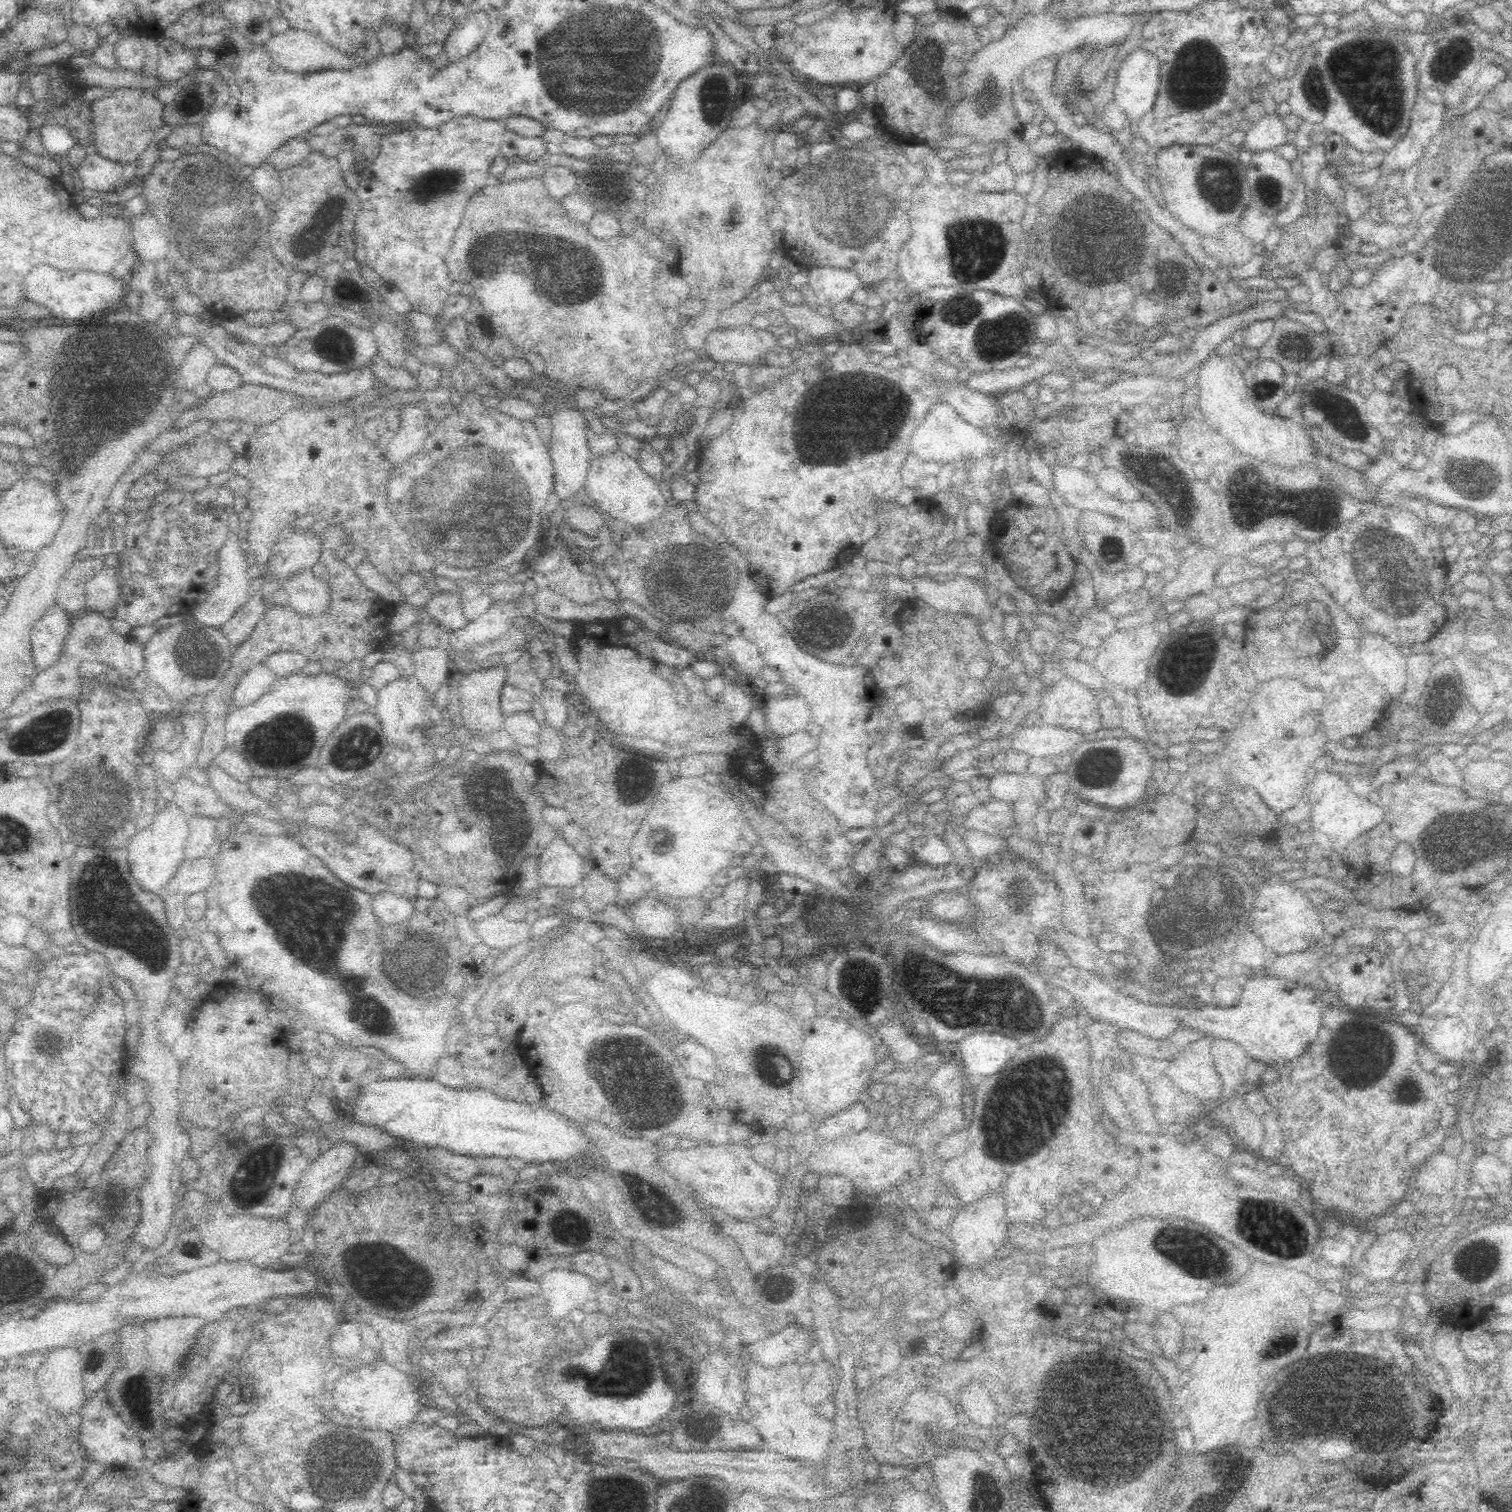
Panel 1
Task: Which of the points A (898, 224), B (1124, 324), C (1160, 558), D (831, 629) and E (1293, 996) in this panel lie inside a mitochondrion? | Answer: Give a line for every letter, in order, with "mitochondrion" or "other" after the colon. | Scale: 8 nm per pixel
A: other
B: other
C: other
D: mitochondrion
E: other

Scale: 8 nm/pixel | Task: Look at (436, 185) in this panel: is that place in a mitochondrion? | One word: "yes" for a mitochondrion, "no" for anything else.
yes

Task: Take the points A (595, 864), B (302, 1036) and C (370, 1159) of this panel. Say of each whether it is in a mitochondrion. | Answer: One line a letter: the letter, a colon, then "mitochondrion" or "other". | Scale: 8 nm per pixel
A: other
B: other
C: other

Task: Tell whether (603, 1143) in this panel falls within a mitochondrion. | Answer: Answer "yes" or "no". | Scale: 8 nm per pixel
no

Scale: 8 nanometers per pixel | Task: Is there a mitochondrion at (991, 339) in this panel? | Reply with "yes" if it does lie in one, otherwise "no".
yes

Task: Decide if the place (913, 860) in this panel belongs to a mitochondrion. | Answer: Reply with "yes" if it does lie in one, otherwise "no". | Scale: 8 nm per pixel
no

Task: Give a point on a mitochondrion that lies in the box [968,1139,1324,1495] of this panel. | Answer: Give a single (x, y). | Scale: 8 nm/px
(1118, 1427)

